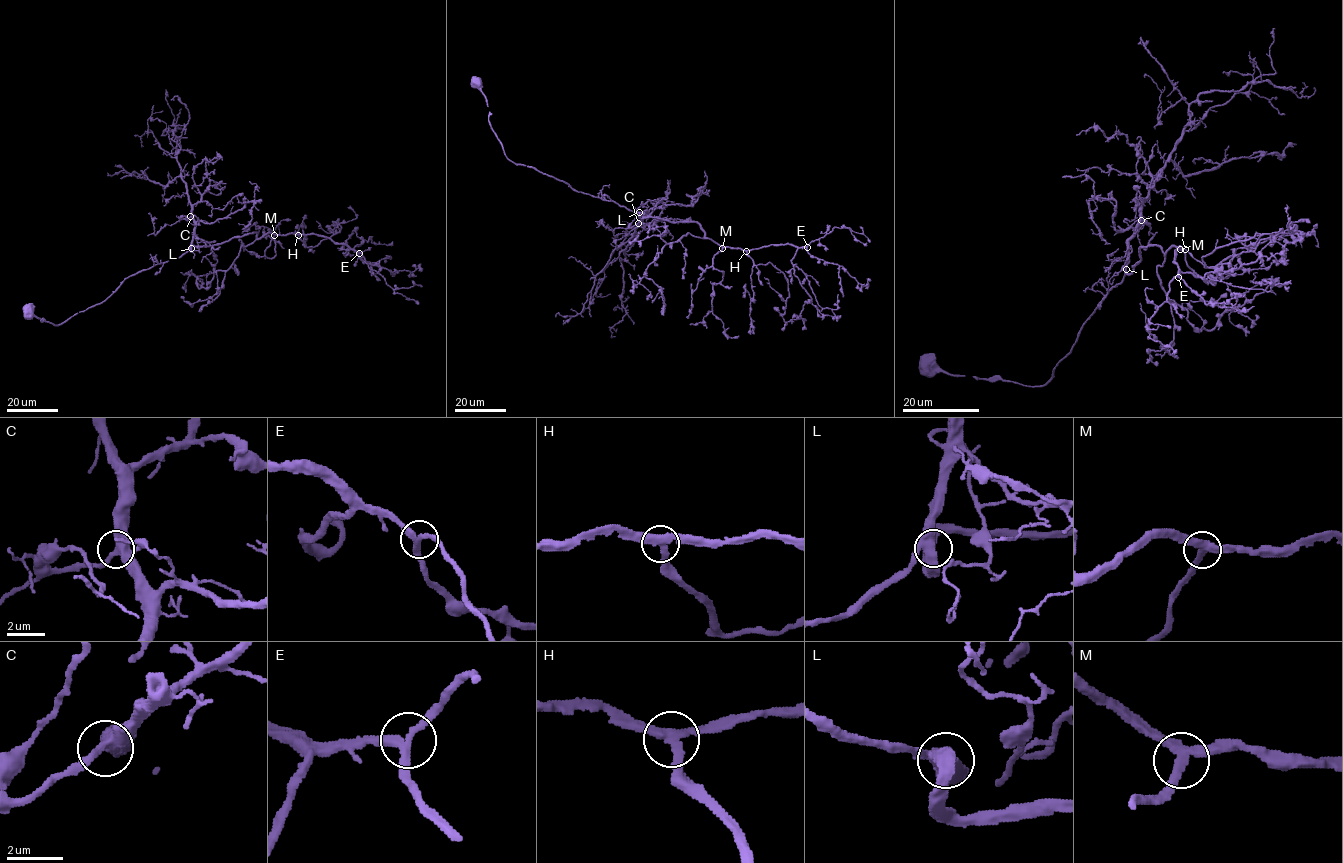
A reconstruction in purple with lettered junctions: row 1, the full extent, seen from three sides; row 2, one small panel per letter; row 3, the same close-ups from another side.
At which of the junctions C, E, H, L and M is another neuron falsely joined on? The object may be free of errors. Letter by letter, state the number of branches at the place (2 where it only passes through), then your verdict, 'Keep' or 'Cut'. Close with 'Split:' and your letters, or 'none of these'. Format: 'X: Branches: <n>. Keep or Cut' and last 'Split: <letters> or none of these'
C: Branches: 3. Keep
E: Branches: 3. Keep
H: Branches: 3. Keep
L: Branches: 3. Keep
M: Branches: 3. Keep
Split: none of these

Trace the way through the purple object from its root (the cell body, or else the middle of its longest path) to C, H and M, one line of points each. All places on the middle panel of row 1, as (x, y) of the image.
C: (475, 82), (486, 99), (491, 129), (510, 160), (562, 180), (576, 191), (636, 211), (642, 215), (638, 223)
H: (475, 82), (491, 129), (512, 161), (625, 206), (640, 217), (696, 222), (706, 238), (746, 251)
M: (475, 82), (491, 129), (510, 160), (625, 206), (640, 217), (696, 222), (704, 237), (722, 248)

